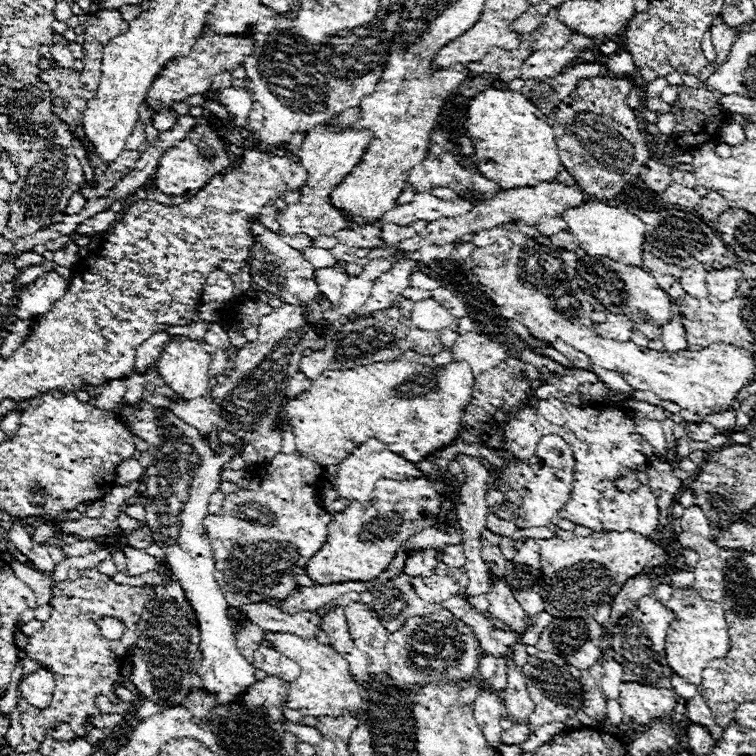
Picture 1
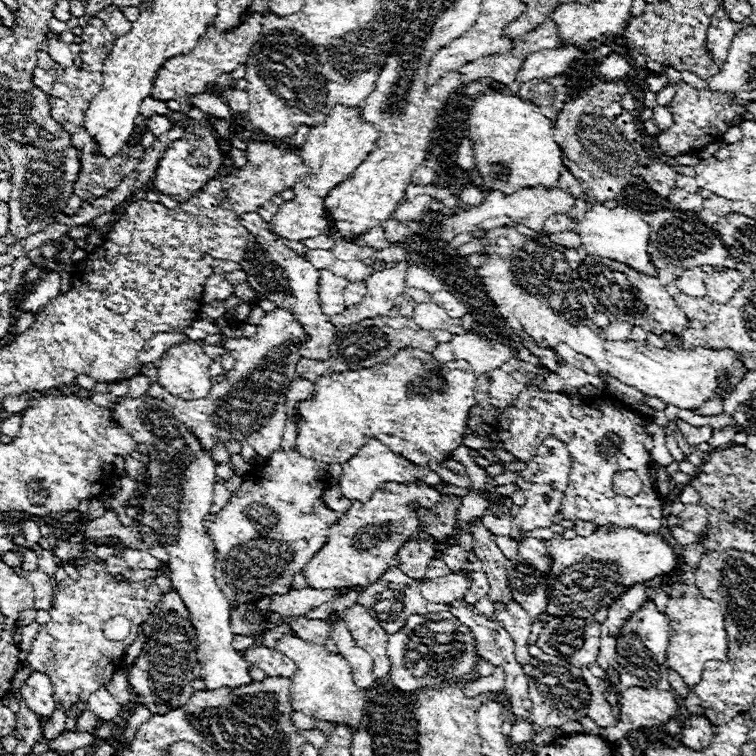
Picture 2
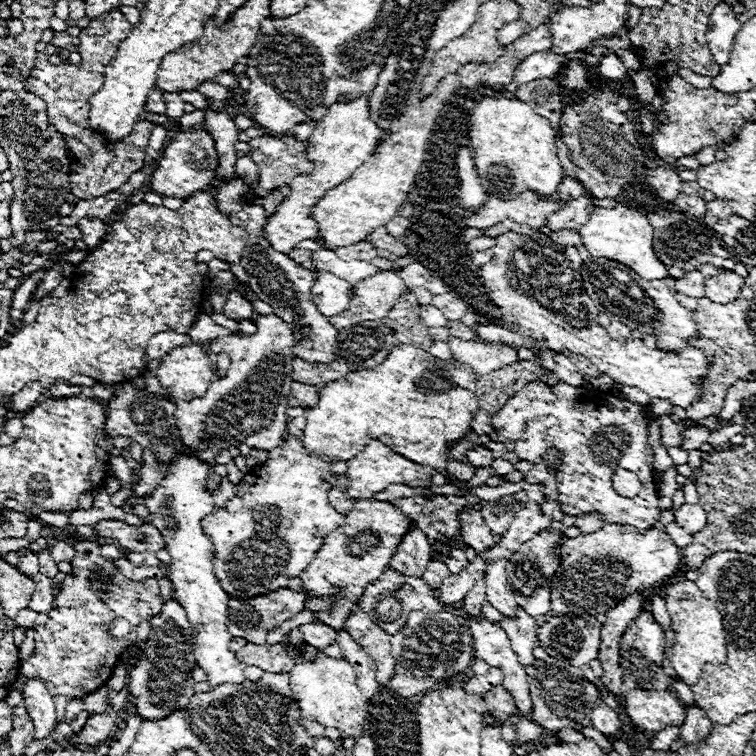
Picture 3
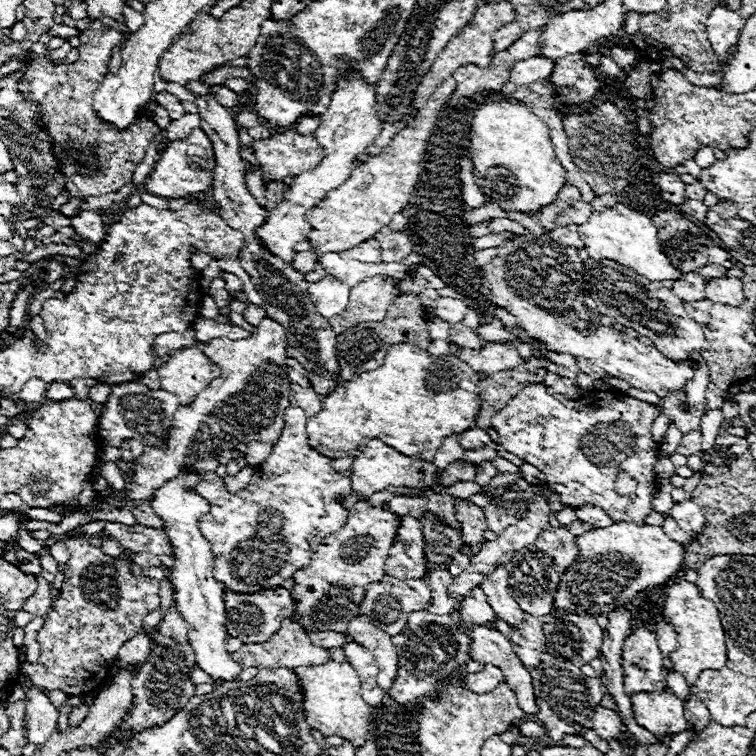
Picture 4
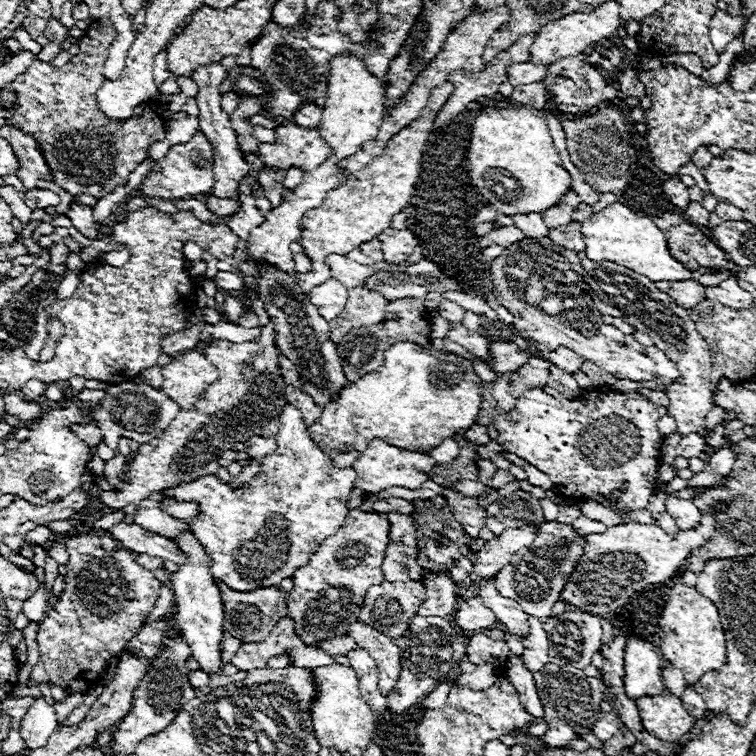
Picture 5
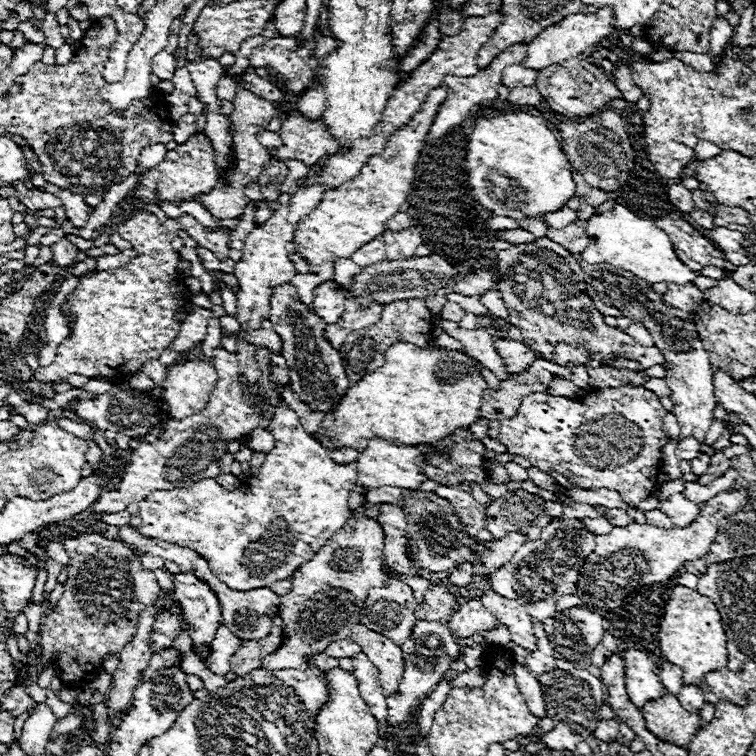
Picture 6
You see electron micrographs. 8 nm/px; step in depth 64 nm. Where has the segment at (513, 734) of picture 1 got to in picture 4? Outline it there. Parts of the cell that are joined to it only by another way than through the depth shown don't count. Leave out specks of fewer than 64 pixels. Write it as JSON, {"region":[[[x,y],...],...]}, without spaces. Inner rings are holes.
{"region":[[[532,720],[522,722],[522,724],[518,726],[518,730],[520,730],[524,736],[528,736],[528,738],[542,738],[542,736],[546,734],[544,726],[538,724],[538,722],[532,722]]]}

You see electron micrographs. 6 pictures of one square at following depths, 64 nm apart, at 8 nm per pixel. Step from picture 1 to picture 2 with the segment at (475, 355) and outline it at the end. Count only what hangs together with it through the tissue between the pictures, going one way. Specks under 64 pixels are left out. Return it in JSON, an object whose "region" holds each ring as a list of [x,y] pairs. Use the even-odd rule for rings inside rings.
{"region":[[[478,334],[454,336],[450,340],[450,346],[454,350],[454,356],[458,360],[466,360],[476,374],[500,368],[500,364],[506,364],[508,360],[514,358],[508,346],[482,338]]]}

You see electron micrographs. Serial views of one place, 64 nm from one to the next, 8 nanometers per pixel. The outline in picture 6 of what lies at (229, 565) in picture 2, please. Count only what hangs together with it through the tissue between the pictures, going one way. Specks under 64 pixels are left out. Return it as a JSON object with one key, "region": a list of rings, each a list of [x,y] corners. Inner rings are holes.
{"region":[[[284,402],[274,408],[270,434],[274,436],[274,448],[266,454],[264,464],[246,482],[246,486],[242,484],[238,490],[226,492],[214,478],[206,478],[190,488],[152,492],[146,500],[138,502],[138,512],[132,514],[130,526],[134,526],[142,536],[158,538],[198,552],[208,560],[214,576],[234,590],[266,588],[276,580],[290,578],[292,572],[312,560],[326,540],[330,540],[330,536],[334,536],[352,516],[348,496],[356,486],[356,462],[336,464],[328,456],[326,448],[314,436],[304,432],[296,412]]]}

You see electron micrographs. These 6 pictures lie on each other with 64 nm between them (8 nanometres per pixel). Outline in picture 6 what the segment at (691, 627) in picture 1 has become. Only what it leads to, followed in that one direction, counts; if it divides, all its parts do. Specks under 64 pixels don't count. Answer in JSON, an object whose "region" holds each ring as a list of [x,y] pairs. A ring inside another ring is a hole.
{"region":[[[674,586],[670,600],[666,604],[666,612],[660,620],[660,650],[662,656],[680,666],[684,670],[684,684],[700,684],[706,672],[718,670],[728,664],[728,650],[726,650],[726,634],[722,628],[720,614],[714,602],[692,588]]]}

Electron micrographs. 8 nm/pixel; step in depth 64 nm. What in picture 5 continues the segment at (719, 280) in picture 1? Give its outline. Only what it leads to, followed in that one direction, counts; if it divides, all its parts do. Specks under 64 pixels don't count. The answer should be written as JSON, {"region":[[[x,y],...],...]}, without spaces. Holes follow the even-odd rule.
{"region":[[[726,278],[718,286],[706,286],[706,300],[718,300],[728,308],[738,308],[738,310],[750,308],[750,304],[754,304],[754,296],[742,290],[734,278]]]}

